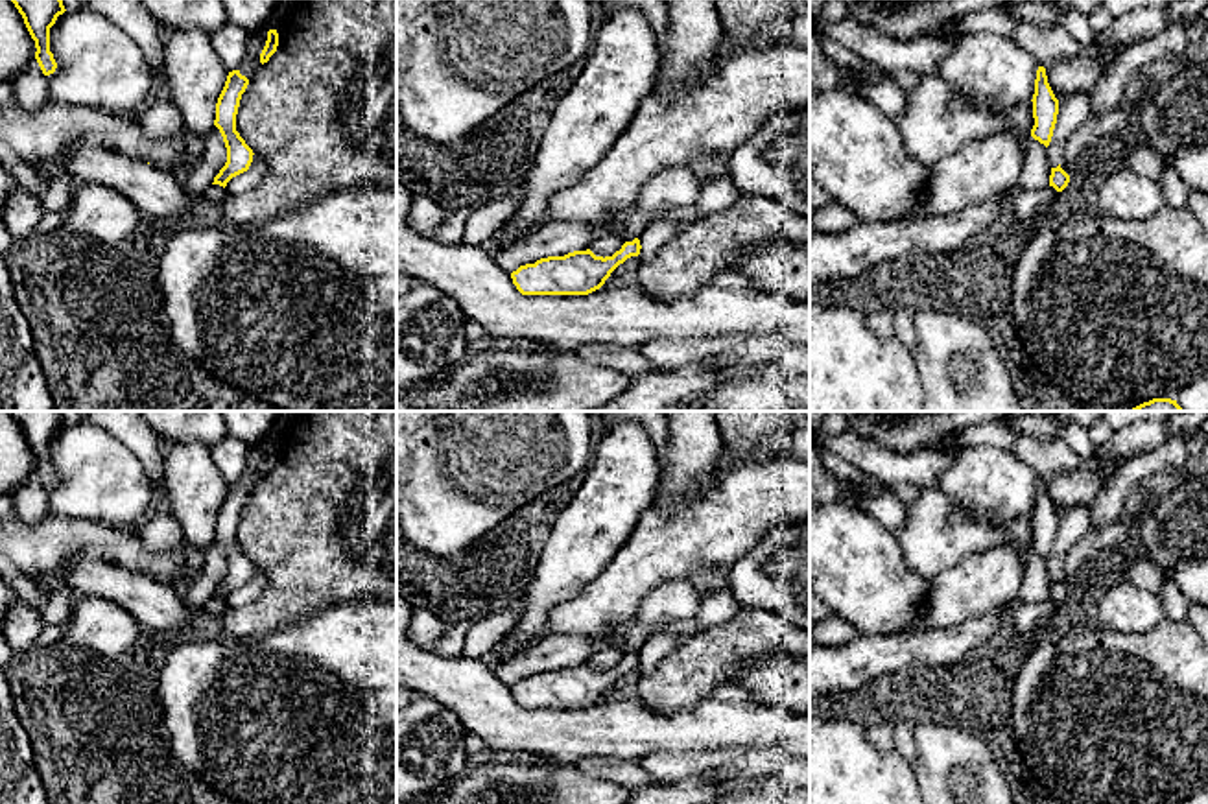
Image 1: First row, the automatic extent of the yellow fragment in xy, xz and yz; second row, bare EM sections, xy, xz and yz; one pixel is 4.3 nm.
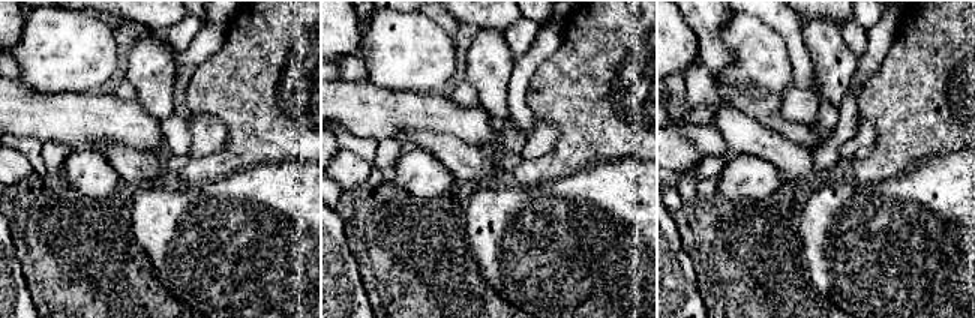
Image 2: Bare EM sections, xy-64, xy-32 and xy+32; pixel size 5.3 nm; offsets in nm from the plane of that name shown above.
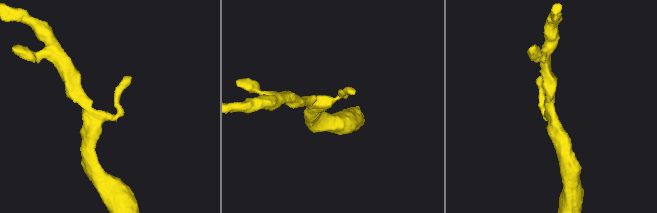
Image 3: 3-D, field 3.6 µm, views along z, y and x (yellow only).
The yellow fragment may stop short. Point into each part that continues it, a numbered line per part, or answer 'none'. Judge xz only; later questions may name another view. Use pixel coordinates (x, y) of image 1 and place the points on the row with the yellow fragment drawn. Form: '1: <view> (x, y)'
none

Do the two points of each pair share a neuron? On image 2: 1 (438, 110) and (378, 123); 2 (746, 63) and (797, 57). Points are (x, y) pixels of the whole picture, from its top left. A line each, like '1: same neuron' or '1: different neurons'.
1: same neuron
2: different neurons

